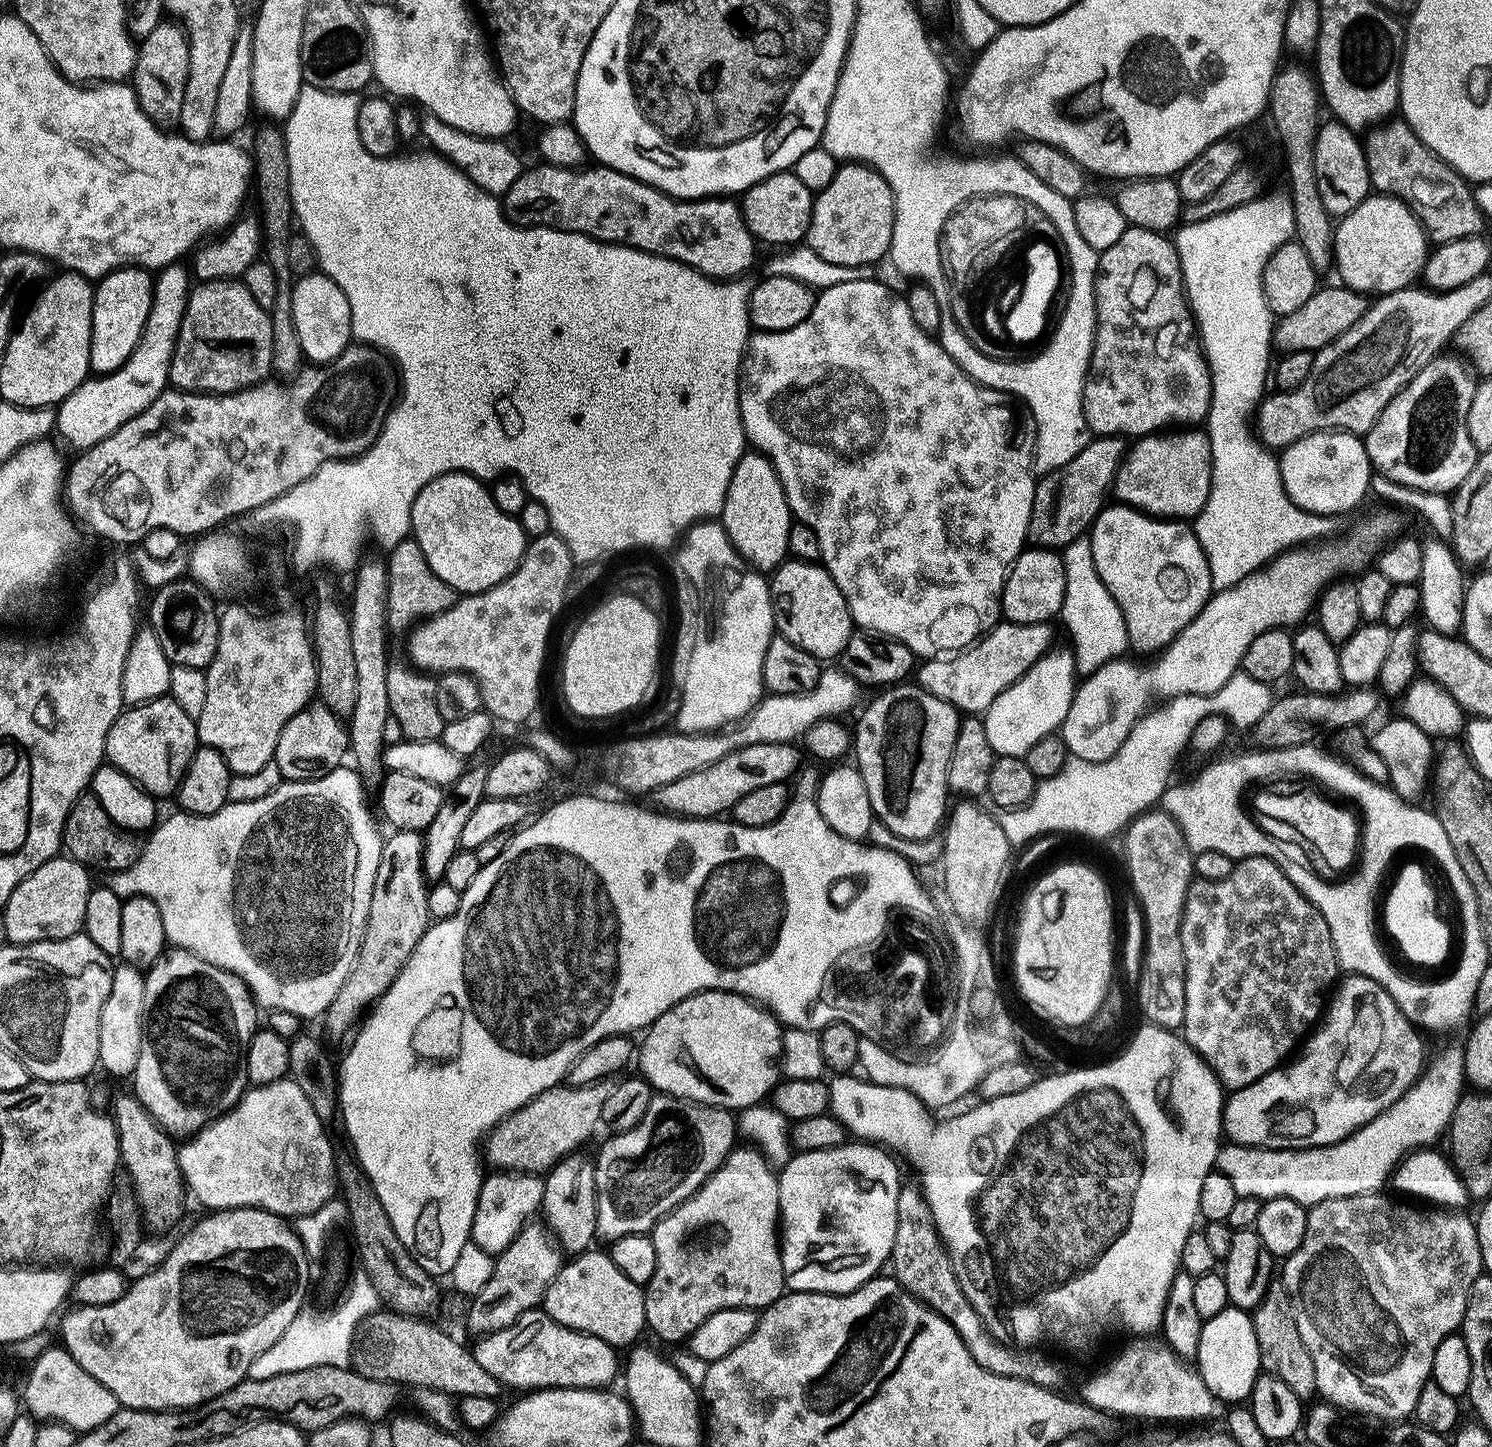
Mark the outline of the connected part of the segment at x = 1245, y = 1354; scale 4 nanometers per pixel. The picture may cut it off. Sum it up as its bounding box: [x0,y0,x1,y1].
[1198,1306,1262,1406]

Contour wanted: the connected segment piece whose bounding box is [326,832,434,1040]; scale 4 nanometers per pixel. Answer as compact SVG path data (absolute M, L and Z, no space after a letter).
M418 832L389 835L378 866L378 878L374 882L374 898L370 902L370 918L360 953L350 970L350 978L346 978L346 986L338 990L338 998L334 998L326 1013L328 1032L334 1039L342 1039L361 1023L365 1013L386 995L390 986L394 986L410 962L414 950L434 923L429 891L430 881L424 875L423 835Z

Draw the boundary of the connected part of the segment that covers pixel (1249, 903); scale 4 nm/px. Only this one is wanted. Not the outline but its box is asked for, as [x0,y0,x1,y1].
[1180,856,1342,1090]

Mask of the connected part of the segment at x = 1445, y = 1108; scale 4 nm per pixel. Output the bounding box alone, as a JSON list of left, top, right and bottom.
[1218,1046,1466,1210]

